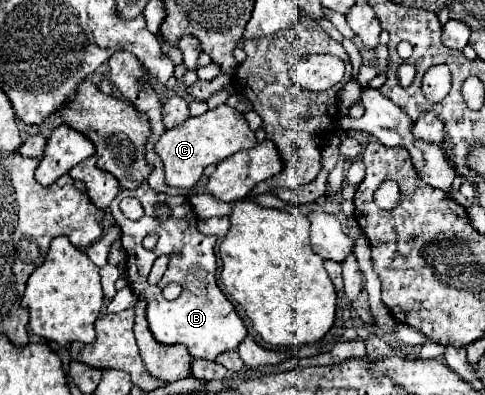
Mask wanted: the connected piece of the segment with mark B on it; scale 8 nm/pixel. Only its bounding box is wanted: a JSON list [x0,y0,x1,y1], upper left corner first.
[110,182,248,360]

